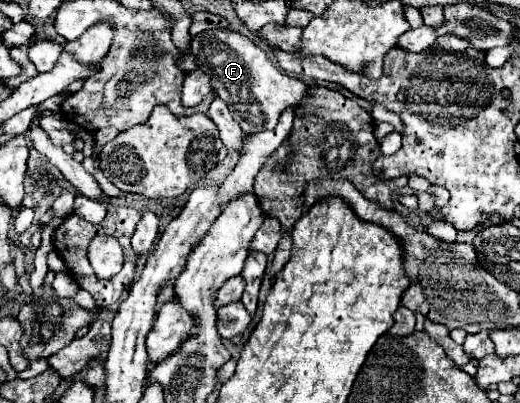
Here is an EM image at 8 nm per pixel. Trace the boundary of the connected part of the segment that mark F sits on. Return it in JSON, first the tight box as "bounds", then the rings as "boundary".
{"bounds":[190,27,306,133],"boundary":[[[218,27],[194,35],[190,53],[196,59],[196,69],[204,71],[210,77],[210,83],[216,89],[218,97],[228,103],[234,121],[238,121],[244,133],[258,133],[276,127],[280,113],[286,107],[296,109],[306,95],[304,81],[274,67],[274,63],[256,43],[234,29]]]}

